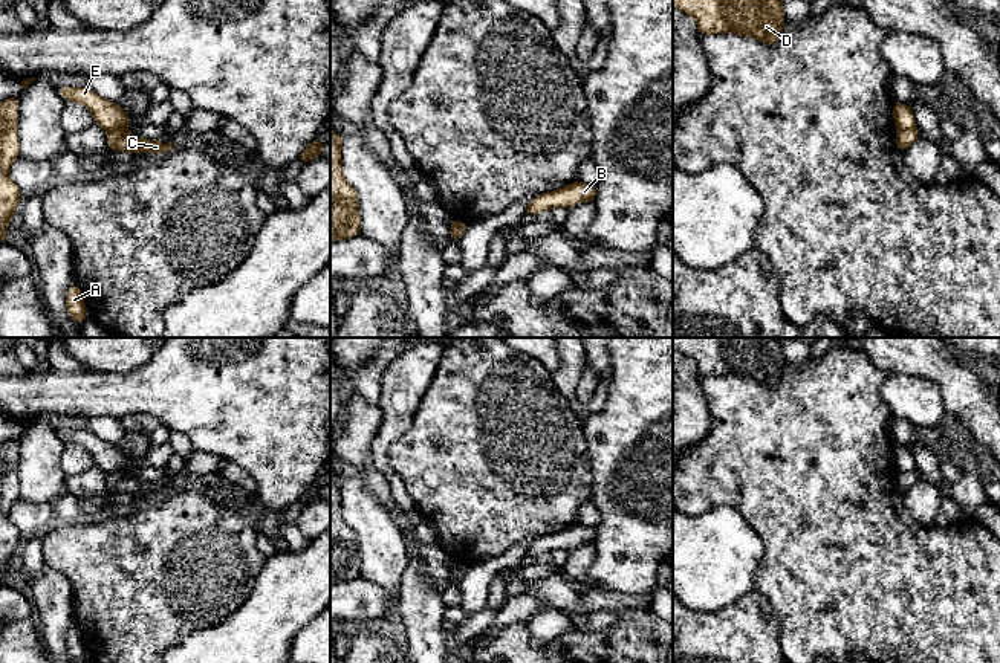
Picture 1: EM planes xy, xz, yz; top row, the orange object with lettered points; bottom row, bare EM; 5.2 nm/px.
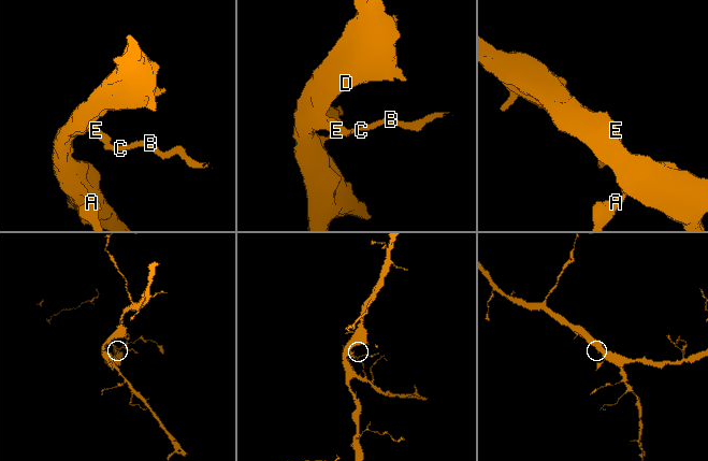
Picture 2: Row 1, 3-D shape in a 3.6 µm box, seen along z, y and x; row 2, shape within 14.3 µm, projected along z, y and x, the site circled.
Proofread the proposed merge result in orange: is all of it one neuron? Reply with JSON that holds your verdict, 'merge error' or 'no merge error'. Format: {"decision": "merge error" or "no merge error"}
{"decision": "merge error"}

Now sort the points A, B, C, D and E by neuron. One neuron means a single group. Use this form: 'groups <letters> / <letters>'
groups A D E / B C

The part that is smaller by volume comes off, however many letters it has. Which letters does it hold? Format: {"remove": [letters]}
{"remove": ["B", "C"]}

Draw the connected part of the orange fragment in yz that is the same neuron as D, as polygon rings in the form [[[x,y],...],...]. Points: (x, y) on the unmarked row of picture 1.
[[[673,338],[673,348],[697,364],[700,377],[735,374],[777,386],[784,367],[778,338]]]

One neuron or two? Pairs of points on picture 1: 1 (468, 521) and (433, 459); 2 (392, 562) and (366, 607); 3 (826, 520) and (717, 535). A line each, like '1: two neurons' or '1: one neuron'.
1: one neuron
2: two neurons
3: two neurons

